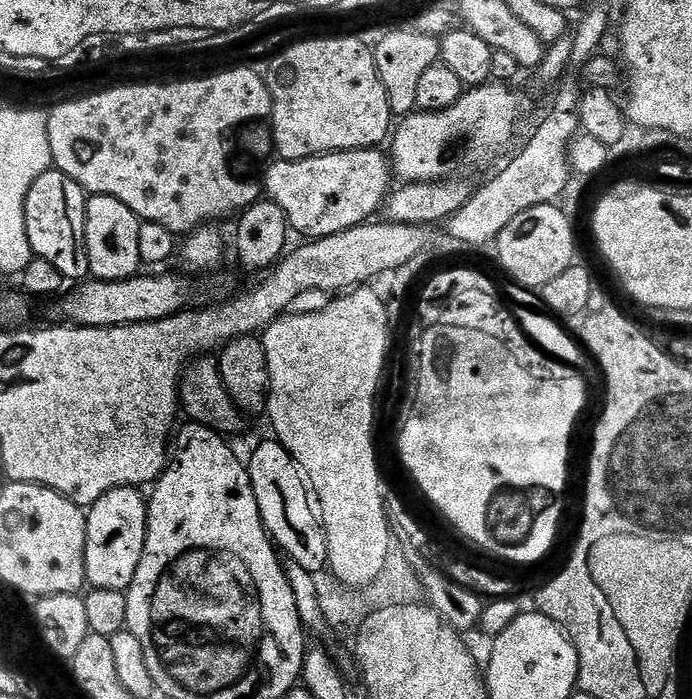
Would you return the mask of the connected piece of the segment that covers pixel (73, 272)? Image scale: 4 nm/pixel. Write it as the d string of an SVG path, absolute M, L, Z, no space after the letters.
M55 170L42 174L30 186L30 194L26 194L24 217L33 257L46 258L68 282L84 282L90 276L90 258L86 254L87 205L88 196L80 184Z

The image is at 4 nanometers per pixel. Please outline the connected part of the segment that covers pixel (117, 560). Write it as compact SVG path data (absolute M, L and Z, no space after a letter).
M115 488L87 509L84 578L92 588L127 592L134 582L148 533L148 500L142 493L140 488Z

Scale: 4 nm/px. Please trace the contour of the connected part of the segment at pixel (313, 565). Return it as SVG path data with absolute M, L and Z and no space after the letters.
M269 438L253 450L252 457L247 457L246 467L260 517L273 544L287 559L302 566L303 570L313 574L325 571L328 568L328 543L324 537L324 526L296 459L280 445L279 440Z

